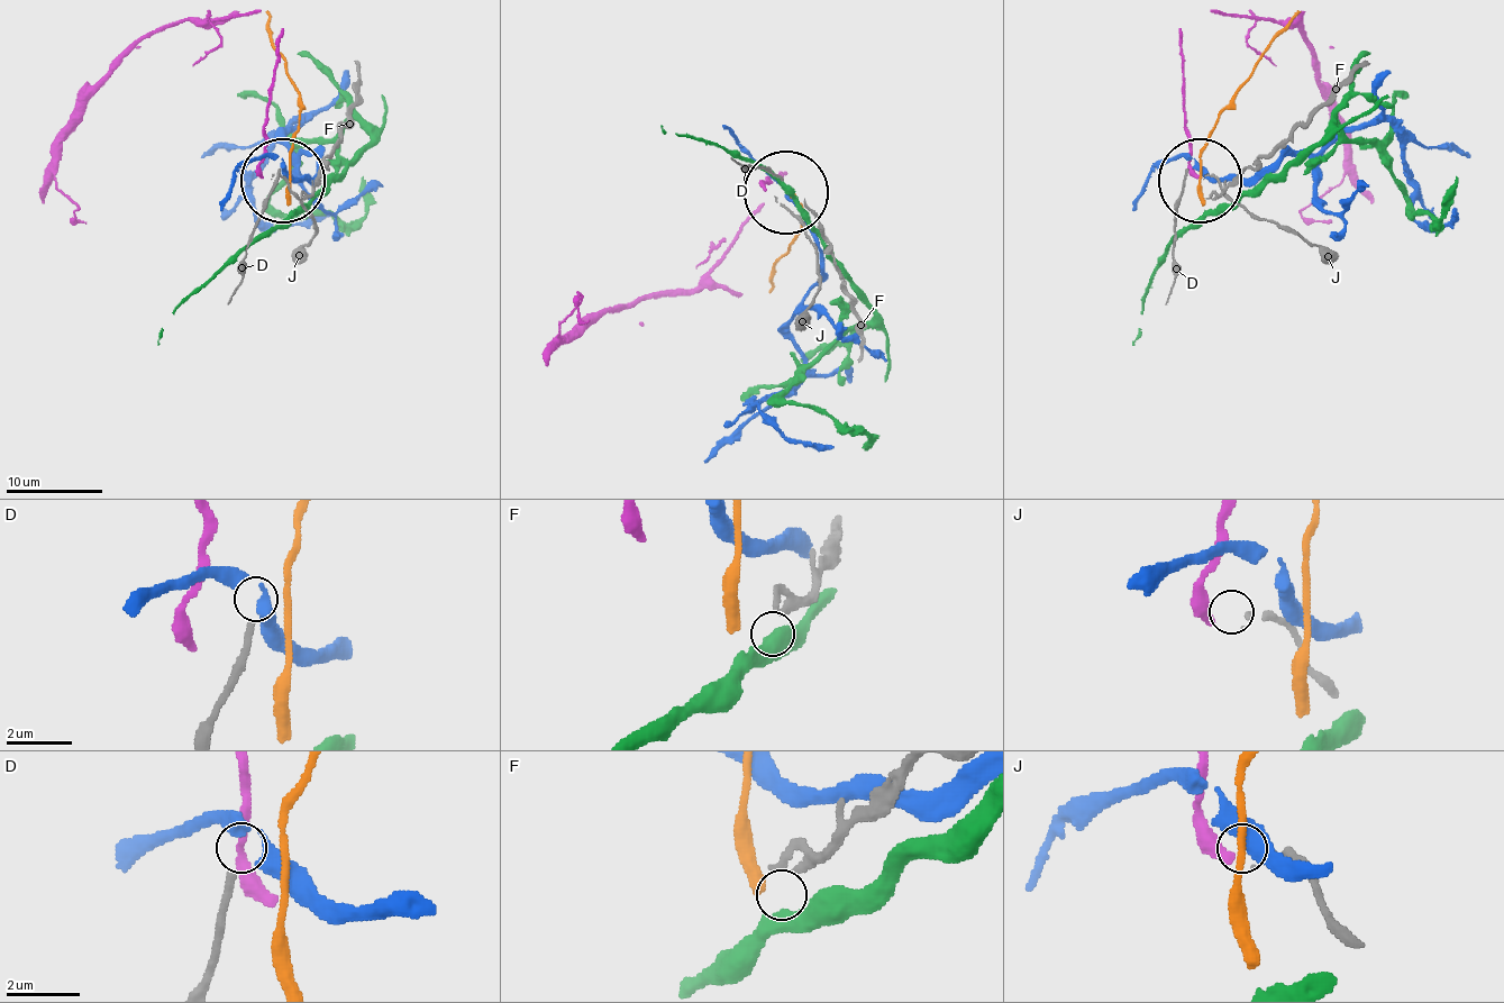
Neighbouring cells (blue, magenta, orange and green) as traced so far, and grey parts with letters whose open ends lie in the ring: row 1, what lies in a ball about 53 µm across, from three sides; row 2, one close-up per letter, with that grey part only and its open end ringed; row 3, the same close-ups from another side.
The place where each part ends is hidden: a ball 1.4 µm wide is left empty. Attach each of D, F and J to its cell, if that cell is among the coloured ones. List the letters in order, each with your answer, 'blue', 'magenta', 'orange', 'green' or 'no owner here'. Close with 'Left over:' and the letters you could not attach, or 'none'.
D: no owner here
F: no owner here
J: magenta
Left over: D, F

